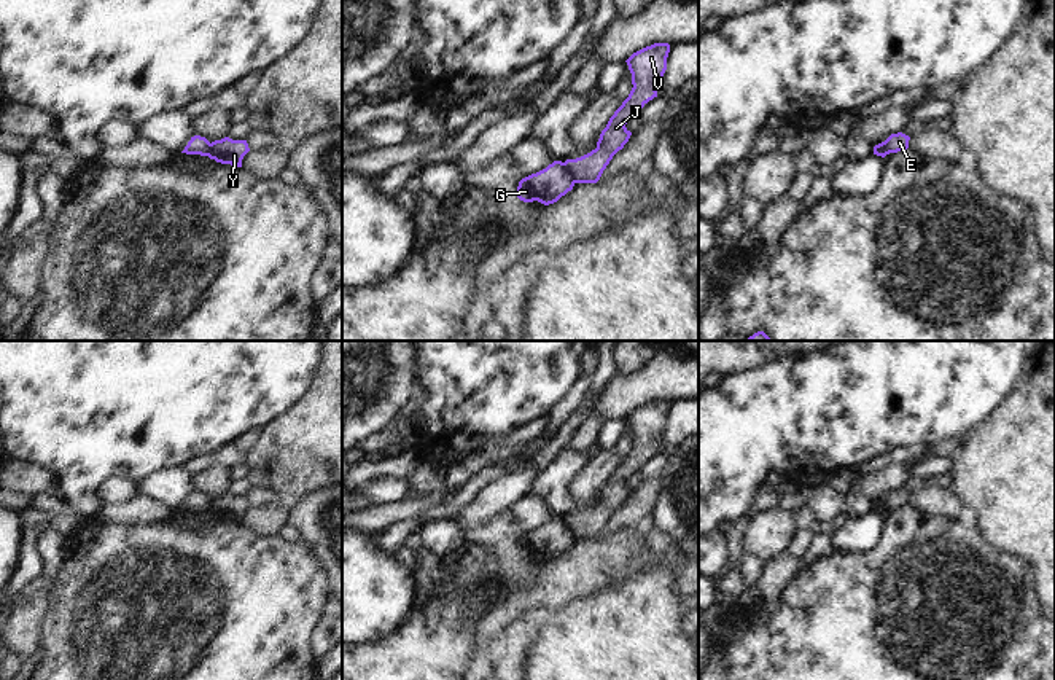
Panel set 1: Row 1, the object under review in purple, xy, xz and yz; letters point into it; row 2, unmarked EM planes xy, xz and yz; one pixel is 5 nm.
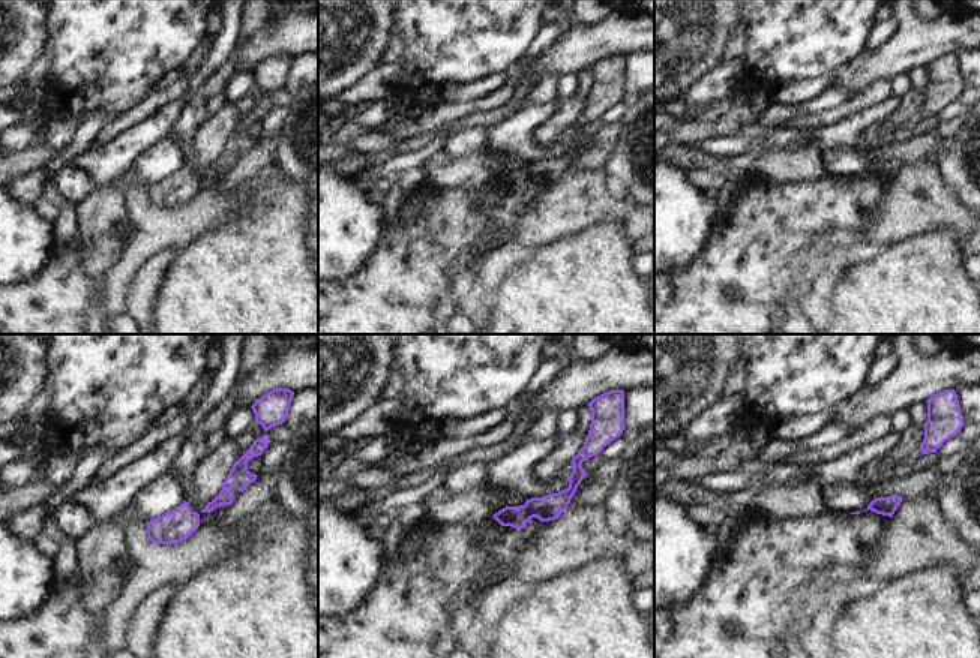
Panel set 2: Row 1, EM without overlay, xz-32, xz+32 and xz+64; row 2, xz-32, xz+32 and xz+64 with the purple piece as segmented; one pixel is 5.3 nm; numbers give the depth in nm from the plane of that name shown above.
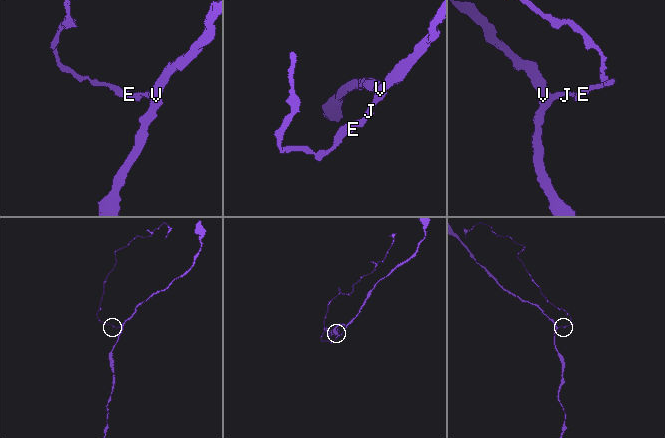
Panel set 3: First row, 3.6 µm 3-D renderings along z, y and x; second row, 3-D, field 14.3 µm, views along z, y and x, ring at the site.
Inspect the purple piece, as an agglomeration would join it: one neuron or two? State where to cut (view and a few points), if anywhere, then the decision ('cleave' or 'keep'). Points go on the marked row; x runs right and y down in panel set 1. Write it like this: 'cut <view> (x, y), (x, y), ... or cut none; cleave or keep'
cut xz (562, 163), (575, 182); cleave

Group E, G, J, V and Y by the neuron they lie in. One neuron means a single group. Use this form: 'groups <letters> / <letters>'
groups E G / J V Y

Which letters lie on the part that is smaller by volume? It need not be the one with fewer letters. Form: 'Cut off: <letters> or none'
Cut off: E, G

